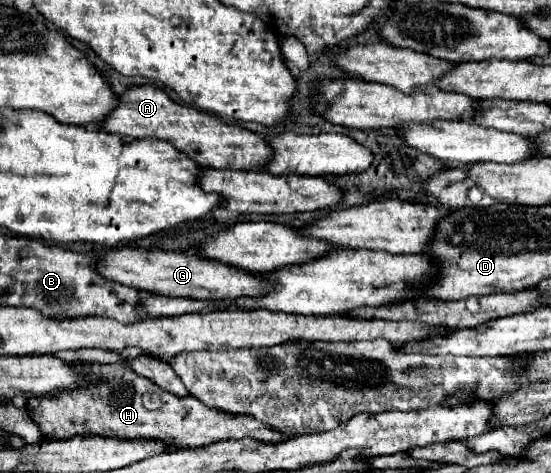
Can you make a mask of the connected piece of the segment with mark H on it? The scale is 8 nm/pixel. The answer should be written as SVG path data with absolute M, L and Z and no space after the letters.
M88 363L88 369L104 373L108 385L92 385L92 389L78 389L76 393L66 393L64 397L54 399L28 399L28 413L40 425L42 433L48 439L72 439L76 435L102 435L102 437L120 437L120 439L160 439L170 441L176 447L202 447L212 441L256 437L260 441L282 441L294 437L294 433L282 433L256 421L254 417L224 413L212 407L206 407L196 397L178 397L168 391L162 391L150 379L136 375L128 365L98 365Z

